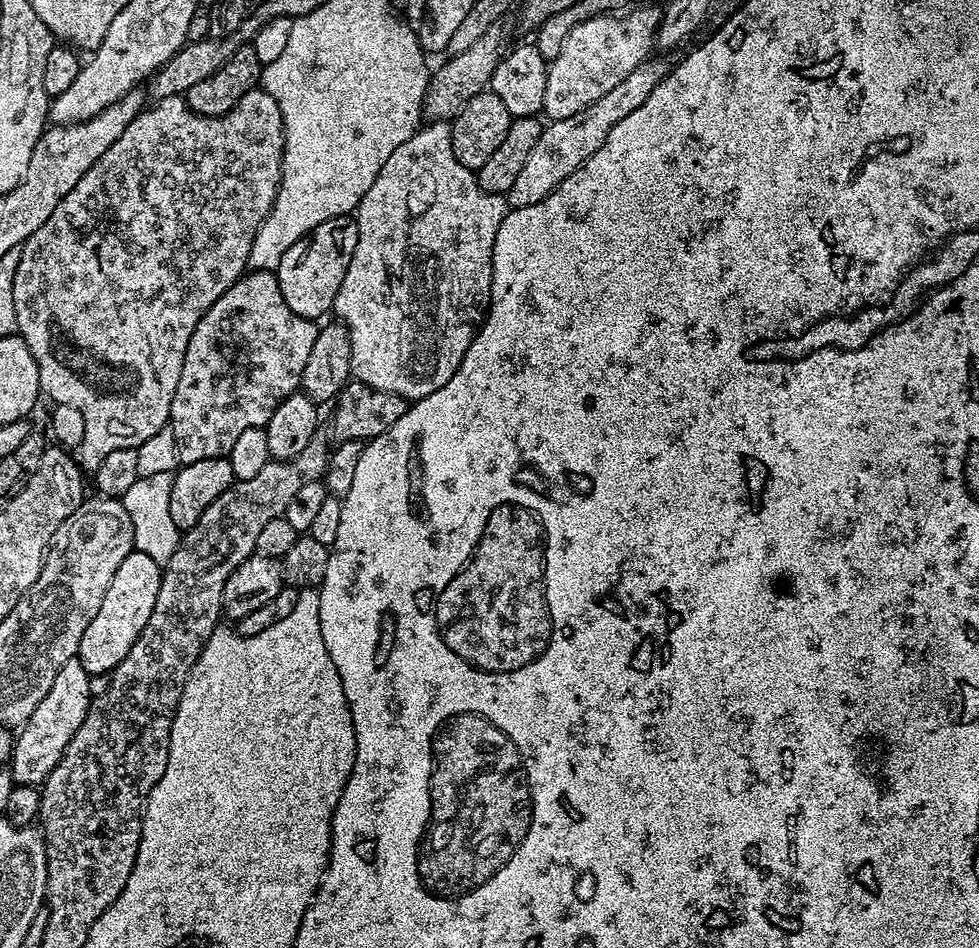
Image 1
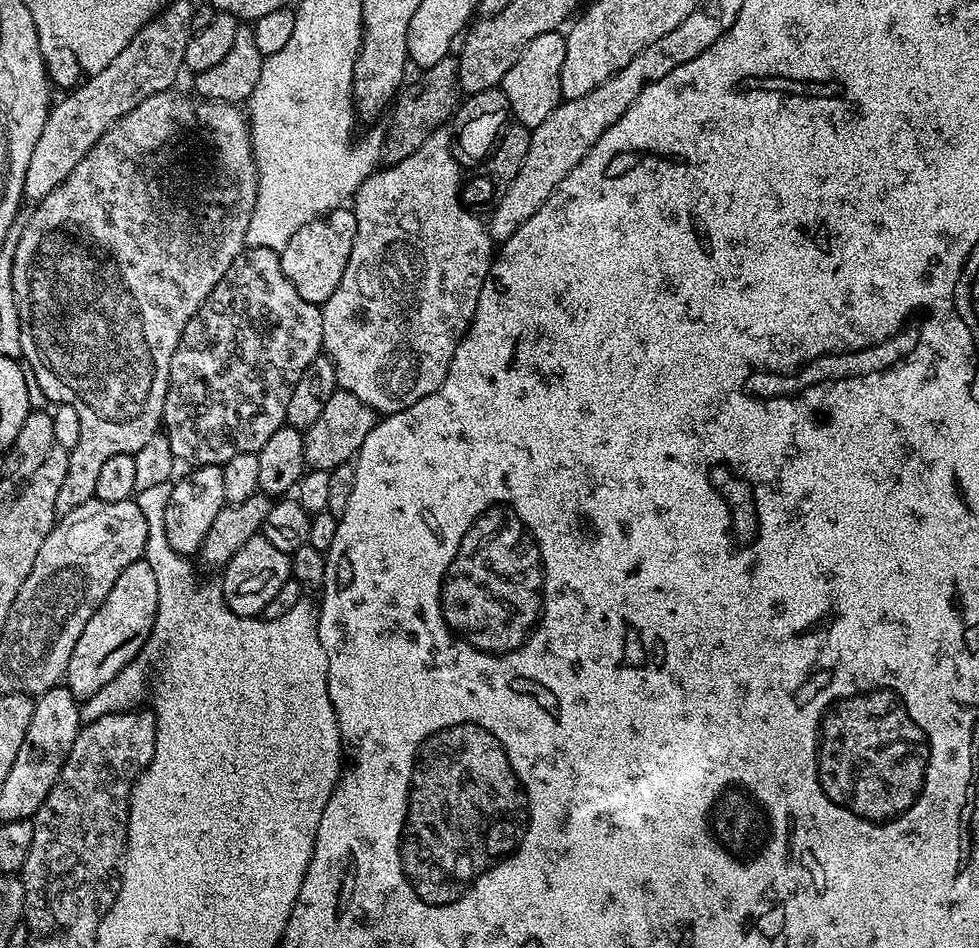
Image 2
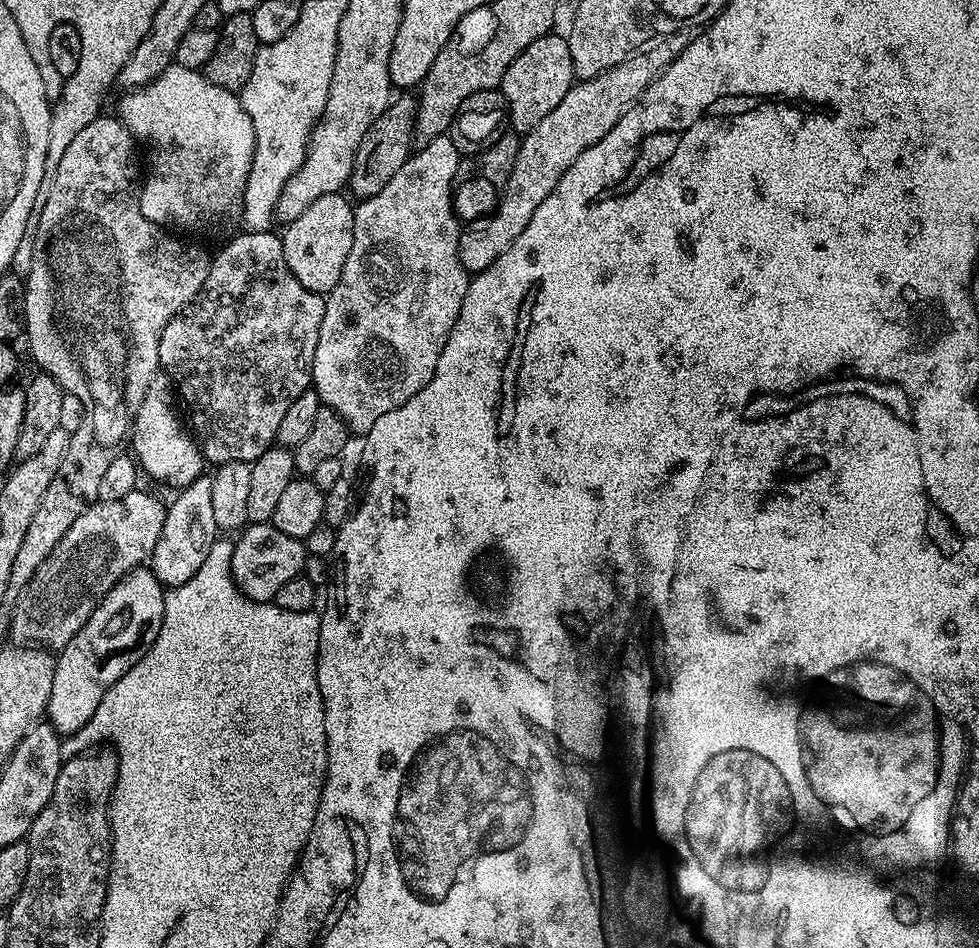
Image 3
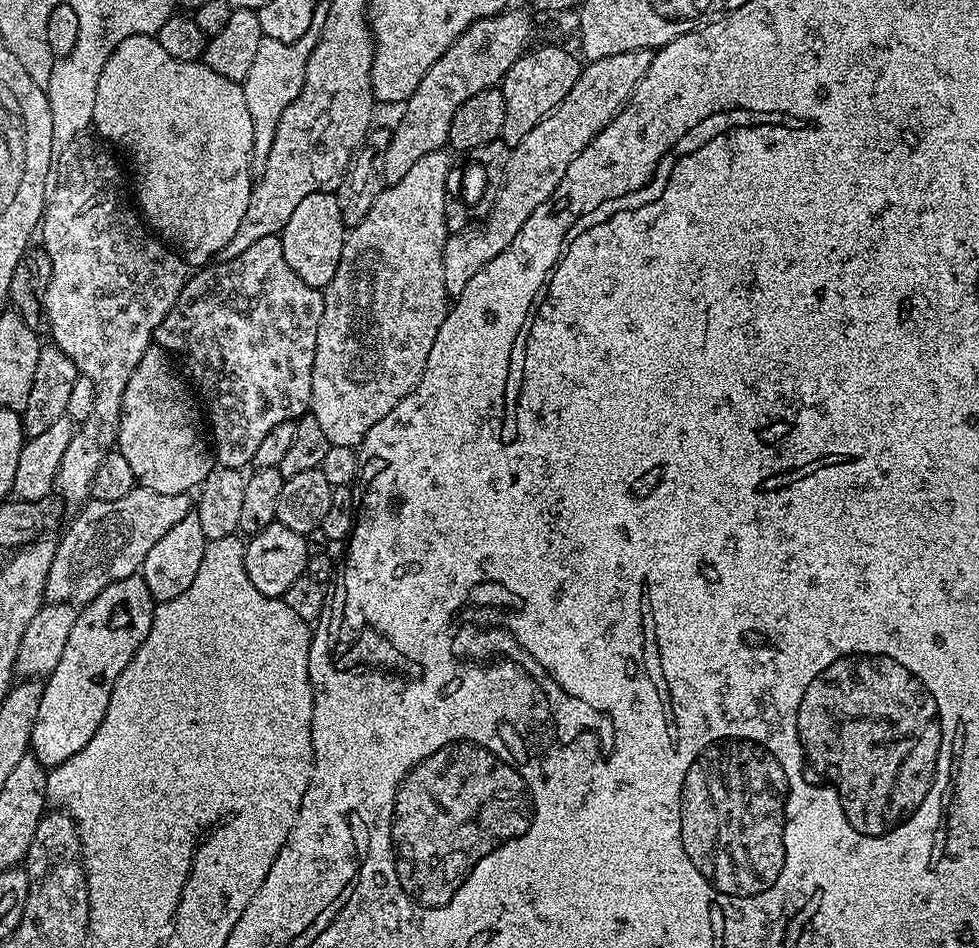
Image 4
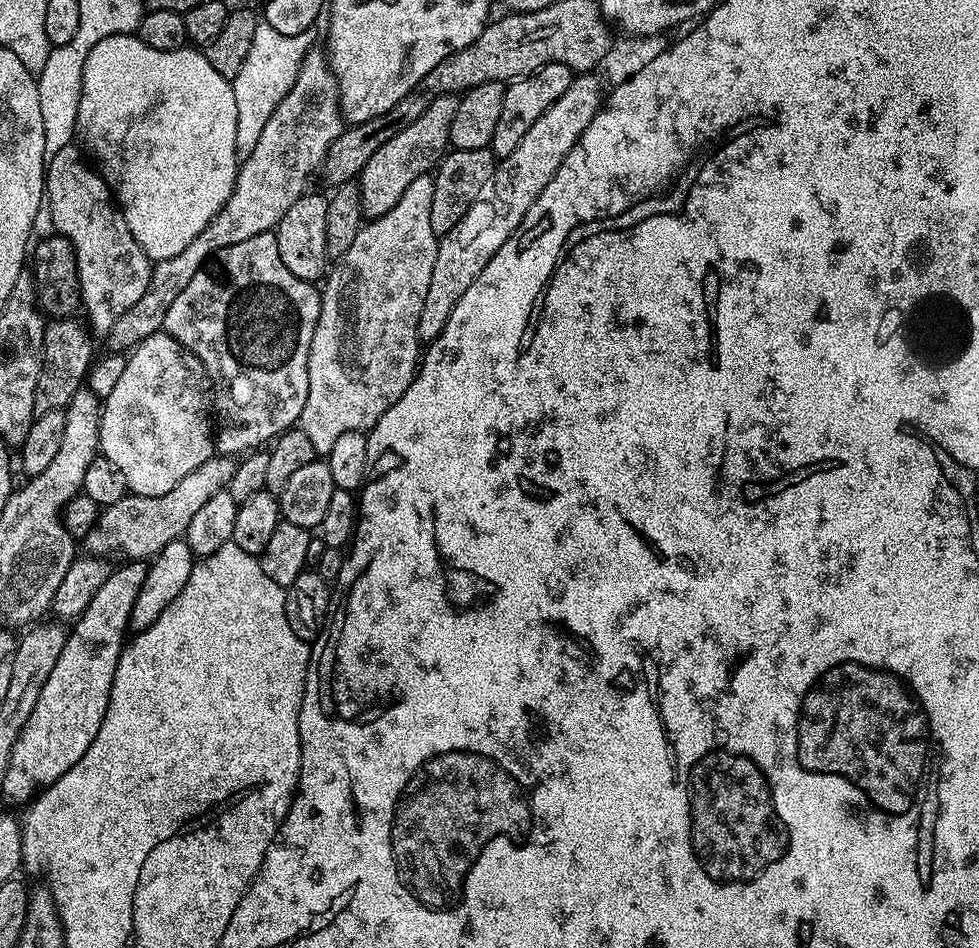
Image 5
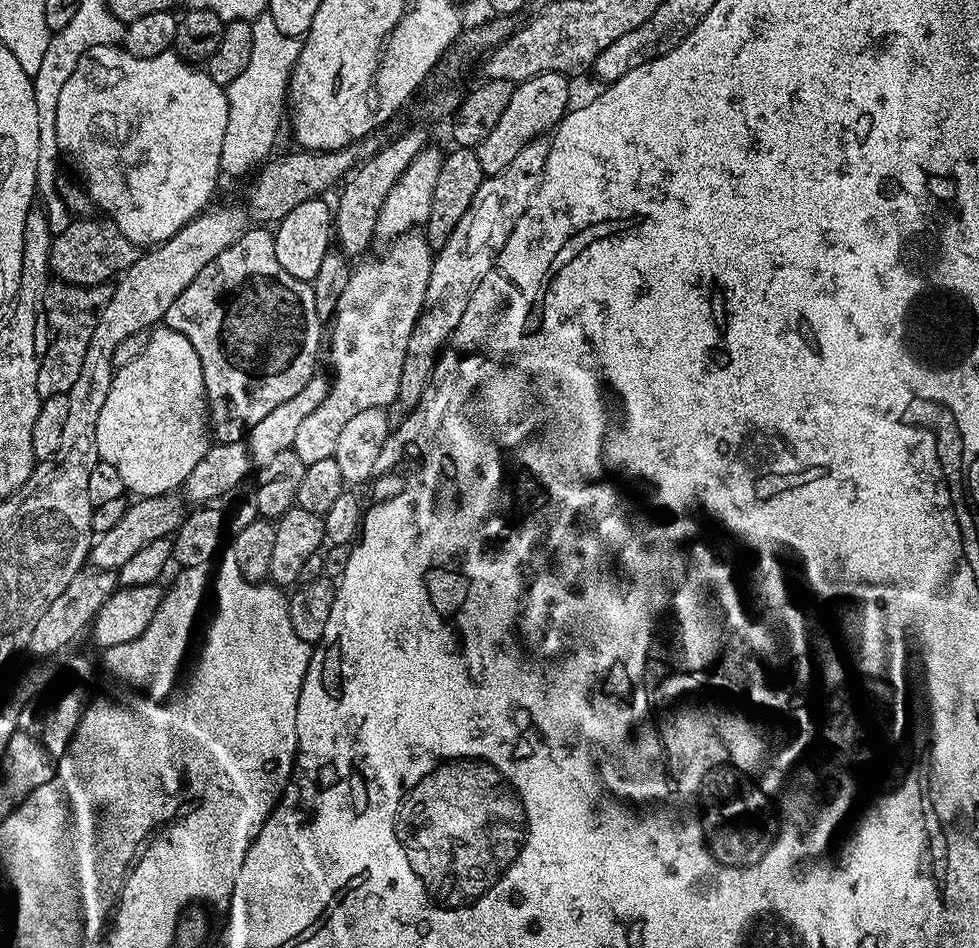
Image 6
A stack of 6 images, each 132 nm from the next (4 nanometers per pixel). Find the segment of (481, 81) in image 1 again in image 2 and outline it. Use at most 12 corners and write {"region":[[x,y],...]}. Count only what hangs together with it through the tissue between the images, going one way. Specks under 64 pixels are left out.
{"region":[[449,54],[401,87],[382,136],[385,165],[410,158],[461,103]]}

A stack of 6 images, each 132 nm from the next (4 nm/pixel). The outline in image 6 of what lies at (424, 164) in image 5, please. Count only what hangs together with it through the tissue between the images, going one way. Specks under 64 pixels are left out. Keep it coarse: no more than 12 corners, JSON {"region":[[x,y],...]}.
{"region":[[408,128],[357,164],[334,204],[334,244],[360,258],[378,210],[430,140]]}

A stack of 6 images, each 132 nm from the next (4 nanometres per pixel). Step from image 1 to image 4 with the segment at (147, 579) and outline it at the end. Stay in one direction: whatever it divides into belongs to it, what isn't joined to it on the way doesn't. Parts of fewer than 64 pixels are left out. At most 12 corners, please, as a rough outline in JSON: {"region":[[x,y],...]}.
{"region":[[137,574],[77,611],[43,681],[45,769],[94,738],[157,601]]}

